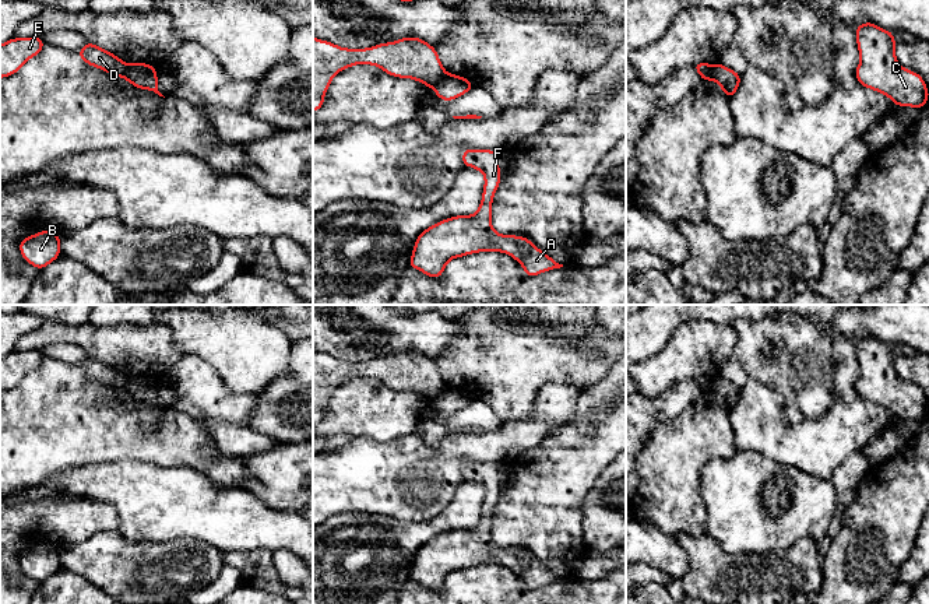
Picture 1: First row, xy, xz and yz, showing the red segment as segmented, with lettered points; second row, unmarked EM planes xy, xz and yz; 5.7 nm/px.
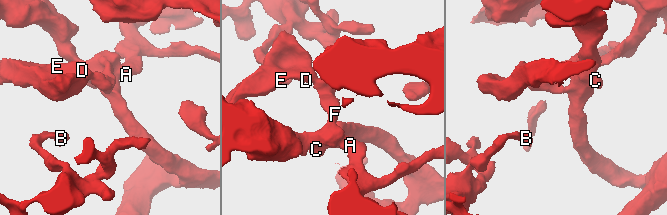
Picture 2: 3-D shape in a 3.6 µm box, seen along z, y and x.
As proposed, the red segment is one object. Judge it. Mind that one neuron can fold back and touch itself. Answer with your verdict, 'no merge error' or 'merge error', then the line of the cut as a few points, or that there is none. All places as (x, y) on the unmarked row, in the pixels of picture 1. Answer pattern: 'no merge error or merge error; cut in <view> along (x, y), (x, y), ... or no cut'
merge error; cut in xz along (446, 386), (432, 400)

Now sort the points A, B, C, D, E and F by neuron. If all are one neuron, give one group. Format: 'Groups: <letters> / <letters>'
Groups: A B C F / D E

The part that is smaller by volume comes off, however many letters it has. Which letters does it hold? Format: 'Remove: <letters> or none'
Remove: D, E

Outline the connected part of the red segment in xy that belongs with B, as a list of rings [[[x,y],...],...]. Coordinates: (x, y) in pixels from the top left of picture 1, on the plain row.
[[[41,544],[20,555],[21,569],[42,583],[60,569],[60,549],[52,544]]]

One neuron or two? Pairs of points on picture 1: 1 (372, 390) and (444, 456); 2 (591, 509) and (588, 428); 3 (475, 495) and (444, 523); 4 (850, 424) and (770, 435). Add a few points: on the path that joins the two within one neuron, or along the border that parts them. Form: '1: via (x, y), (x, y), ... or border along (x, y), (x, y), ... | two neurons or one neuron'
1: border along (415, 429), (384, 442) | two neurons
2: border along (611, 463), (597, 478), (581, 504), (581, 519) | two neurons
3: via (468, 502), (451, 518) | one neuron
4: via (830, 435), (789, 435) | one neuron

